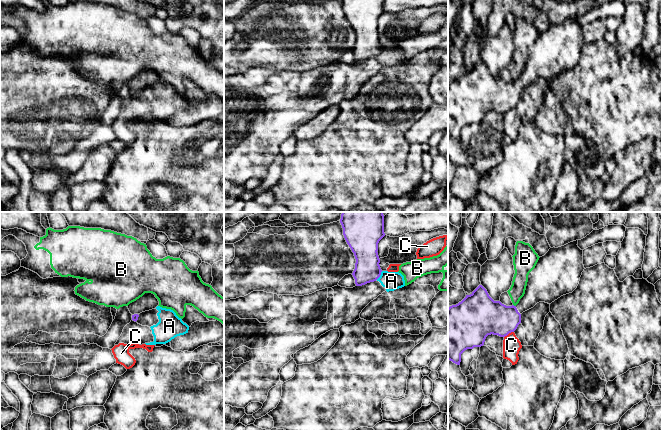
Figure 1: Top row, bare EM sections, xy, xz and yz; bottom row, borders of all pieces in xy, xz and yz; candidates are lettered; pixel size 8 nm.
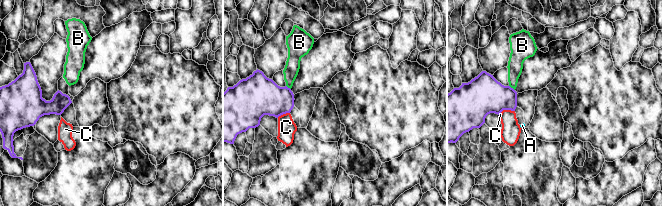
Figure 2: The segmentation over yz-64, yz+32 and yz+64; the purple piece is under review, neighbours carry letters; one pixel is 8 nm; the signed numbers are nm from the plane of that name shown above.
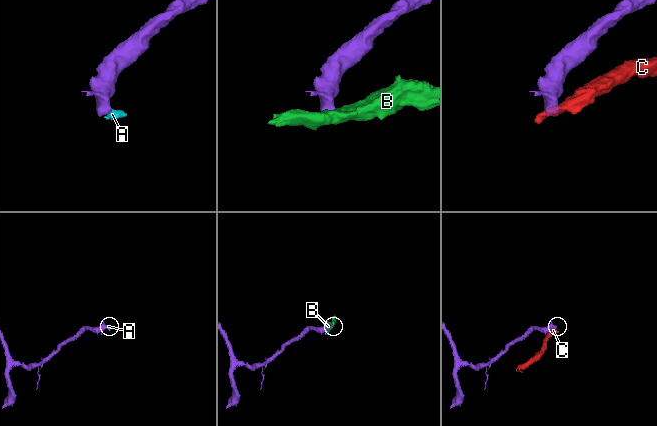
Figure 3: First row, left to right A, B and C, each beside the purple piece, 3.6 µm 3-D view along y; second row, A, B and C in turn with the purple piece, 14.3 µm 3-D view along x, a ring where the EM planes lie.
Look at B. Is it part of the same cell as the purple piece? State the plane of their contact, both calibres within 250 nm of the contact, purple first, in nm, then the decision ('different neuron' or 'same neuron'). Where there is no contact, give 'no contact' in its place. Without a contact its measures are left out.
yz | 300/130 nm | different neuron

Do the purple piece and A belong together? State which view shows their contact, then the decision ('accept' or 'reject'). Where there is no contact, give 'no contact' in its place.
xz | reject

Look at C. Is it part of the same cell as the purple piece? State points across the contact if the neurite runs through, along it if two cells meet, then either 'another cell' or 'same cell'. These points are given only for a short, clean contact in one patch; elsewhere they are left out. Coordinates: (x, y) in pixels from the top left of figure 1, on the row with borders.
border along yz (513, 331), (504, 337); another cell

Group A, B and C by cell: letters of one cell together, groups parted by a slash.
A C / B

